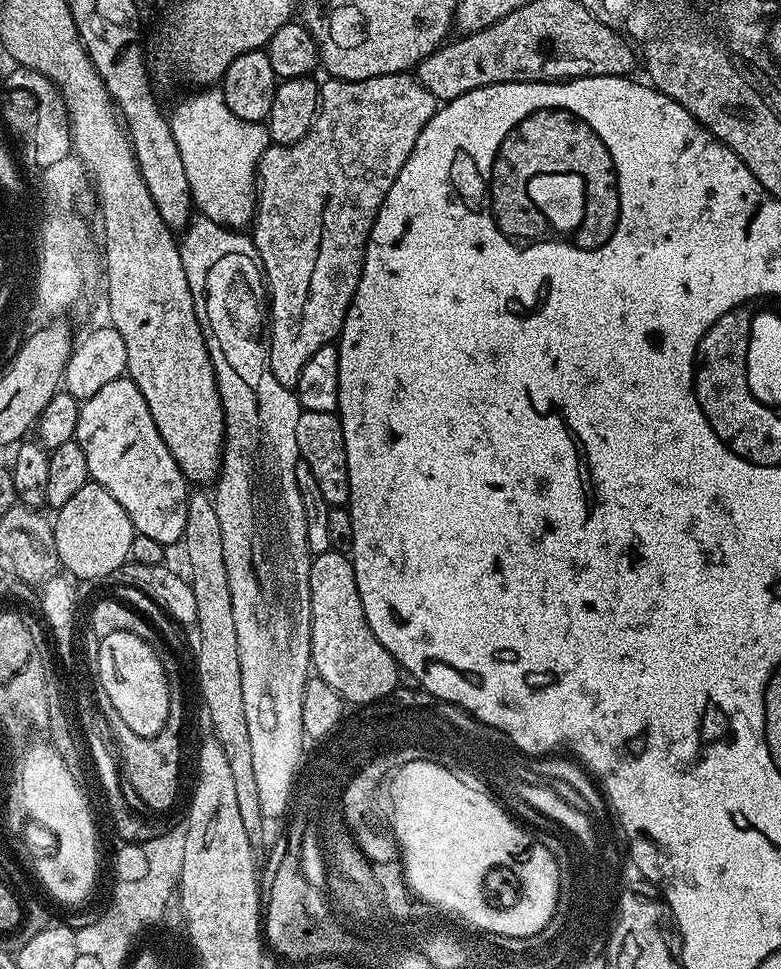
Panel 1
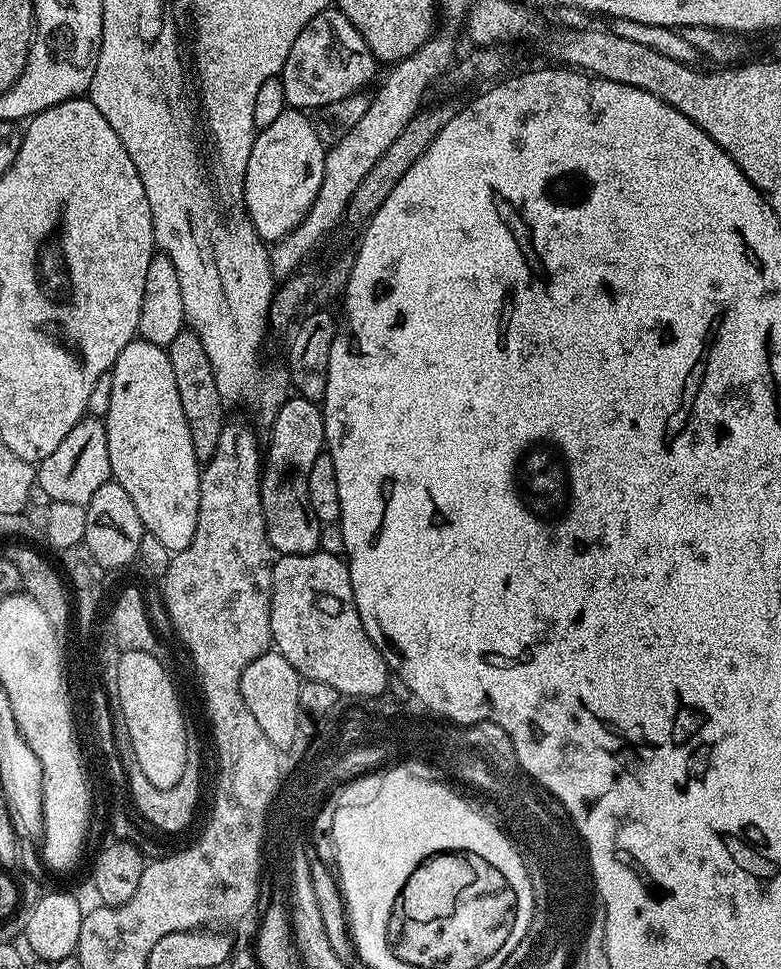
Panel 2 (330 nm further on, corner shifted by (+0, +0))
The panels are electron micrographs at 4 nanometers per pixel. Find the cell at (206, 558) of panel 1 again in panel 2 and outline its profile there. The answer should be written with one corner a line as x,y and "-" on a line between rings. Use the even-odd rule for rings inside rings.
191,330
180,332
178,338
174,338
174,342
168,344
166,351
170,358
170,366
174,370
178,398
182,401
182,414
186,414
186,426
190,426
194,454
197,460
207,462
218,446
218,438
226,423
224,417
226,401
218,394
218,382
214,378
210,358
206,358
206,350
195,332

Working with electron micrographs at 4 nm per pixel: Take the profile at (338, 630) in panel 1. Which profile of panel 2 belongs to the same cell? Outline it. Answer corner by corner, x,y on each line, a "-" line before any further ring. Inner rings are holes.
322,551
297,556
277,555
272,565
272,605
270,630
275,651
294,666
304,680
326,682
334,686
341,697
377,697
388,691
390,665
384,658
381,645
371,640
362,626
347,563
341,557

